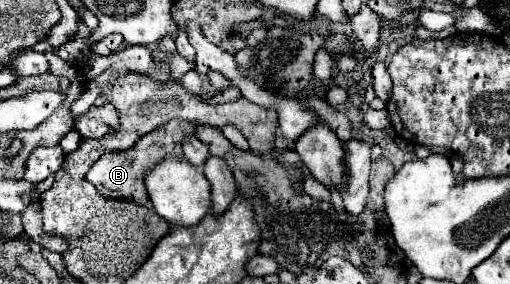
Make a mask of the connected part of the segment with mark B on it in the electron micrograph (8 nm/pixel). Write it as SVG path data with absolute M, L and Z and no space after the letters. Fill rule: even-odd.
M171 119L169 123L153 129L149 135L143 135L129 151L123 153L109 153L103 155L89 171L87 179L97 187L97 191L105 197L125 197L125 199L133 199L139 205L149 205L149 199L145 195L145 187L141 183L141 175L145 169L153 167L155 163L159 163L165 155L177 155L183 157L181 151L181 137L187 133L197 131L197 125L185 119Z

